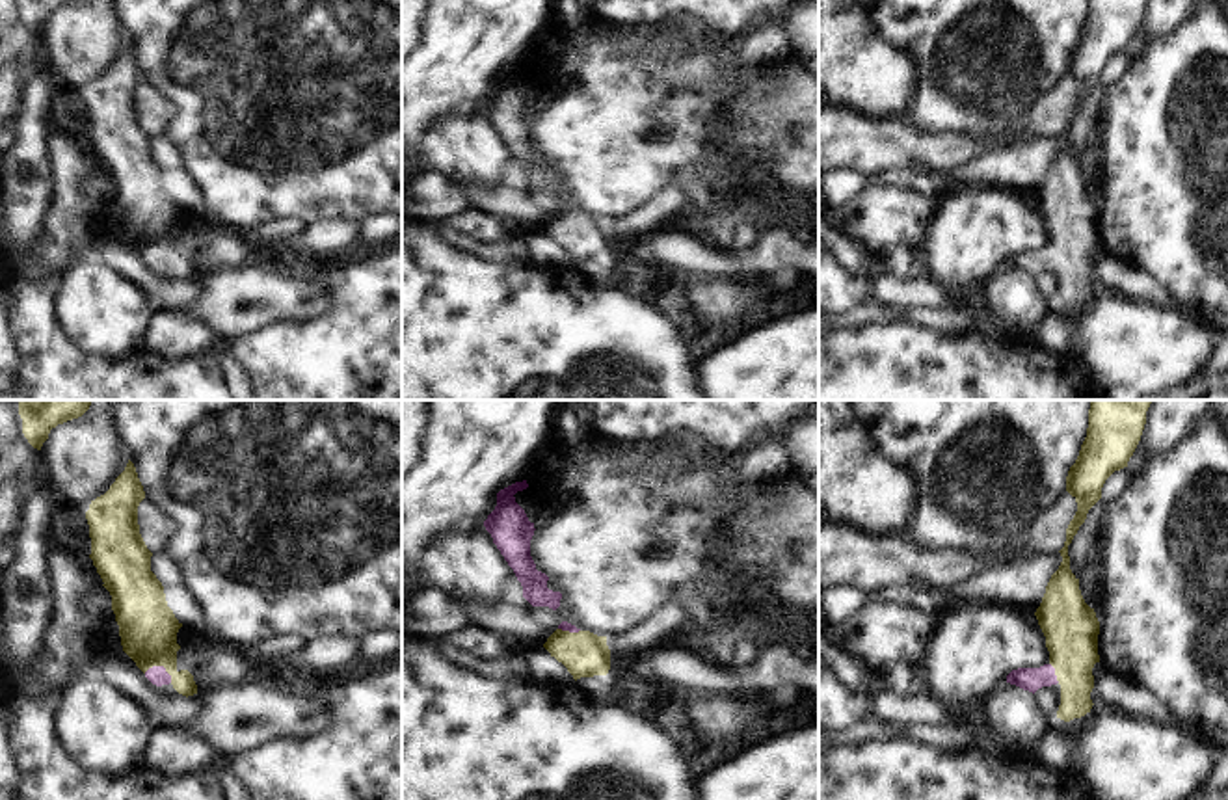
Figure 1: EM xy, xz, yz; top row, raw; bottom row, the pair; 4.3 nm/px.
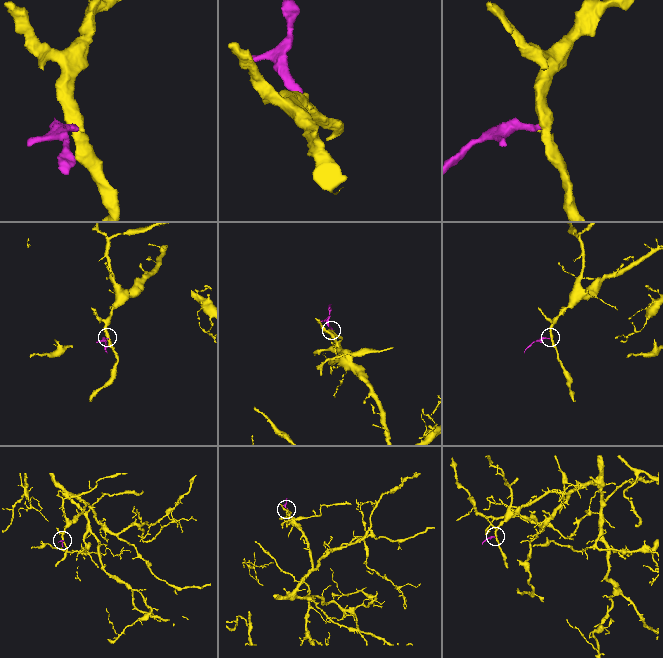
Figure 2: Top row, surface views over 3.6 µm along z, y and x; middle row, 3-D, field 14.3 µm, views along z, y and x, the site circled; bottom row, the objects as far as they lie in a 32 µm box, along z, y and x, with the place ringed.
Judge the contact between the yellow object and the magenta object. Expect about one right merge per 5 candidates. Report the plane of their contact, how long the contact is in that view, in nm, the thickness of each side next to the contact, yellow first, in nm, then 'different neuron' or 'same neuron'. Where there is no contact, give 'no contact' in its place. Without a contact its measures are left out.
xy | 130 nm | 260/80 nm | same neuron

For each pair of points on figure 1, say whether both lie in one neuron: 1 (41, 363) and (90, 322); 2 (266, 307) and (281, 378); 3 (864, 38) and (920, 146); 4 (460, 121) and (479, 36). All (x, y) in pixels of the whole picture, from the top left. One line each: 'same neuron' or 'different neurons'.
1: different neurons
2: different neurons
3: different neurons
4: different neurons

